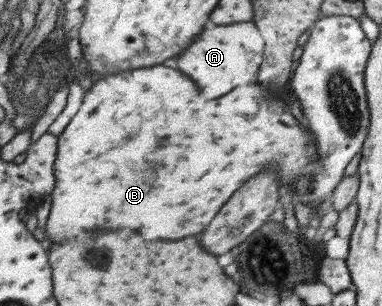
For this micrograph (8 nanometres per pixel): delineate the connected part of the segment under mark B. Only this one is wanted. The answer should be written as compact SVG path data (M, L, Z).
M168 64L164 66L153 66L148 68L137 68L134 70L120 71L113 75L106 75L103 79L97 80L90 90L83 90L84 98L78 112L72 117L64 132L58 136L57 157L54 163L55 187L51 192L52 208L44 229L46 239L44 245L50 246L52 243L62 244L66 240L72 240L74 236L80 234L80 230L102 230L102 228L112 228L112 230L120 230L120 228L132 228L136 232L140 232L144 236L144 240L180 240L186 236L194 236L198 232L202 232L210 220L218 214L218 210L228 202L228 198L244 184L248 182L252 176L260 174L262 170L270 170L270 162L274 160L274 170L280 174L282 180L282 188L292 188L293 199L300 204L307 204L311 200L311 186L313 185L314 170L318 168L318 152L312 140L313 134L302 126L286 108L284 100L280 100L278 96L270 94L264 86L260 84L248 84L248 86L240 86L234 88L234 92L226 94L218 100L206 100L200 98L198 92L188 90L188 76L184 76L178 70L168 68Z

